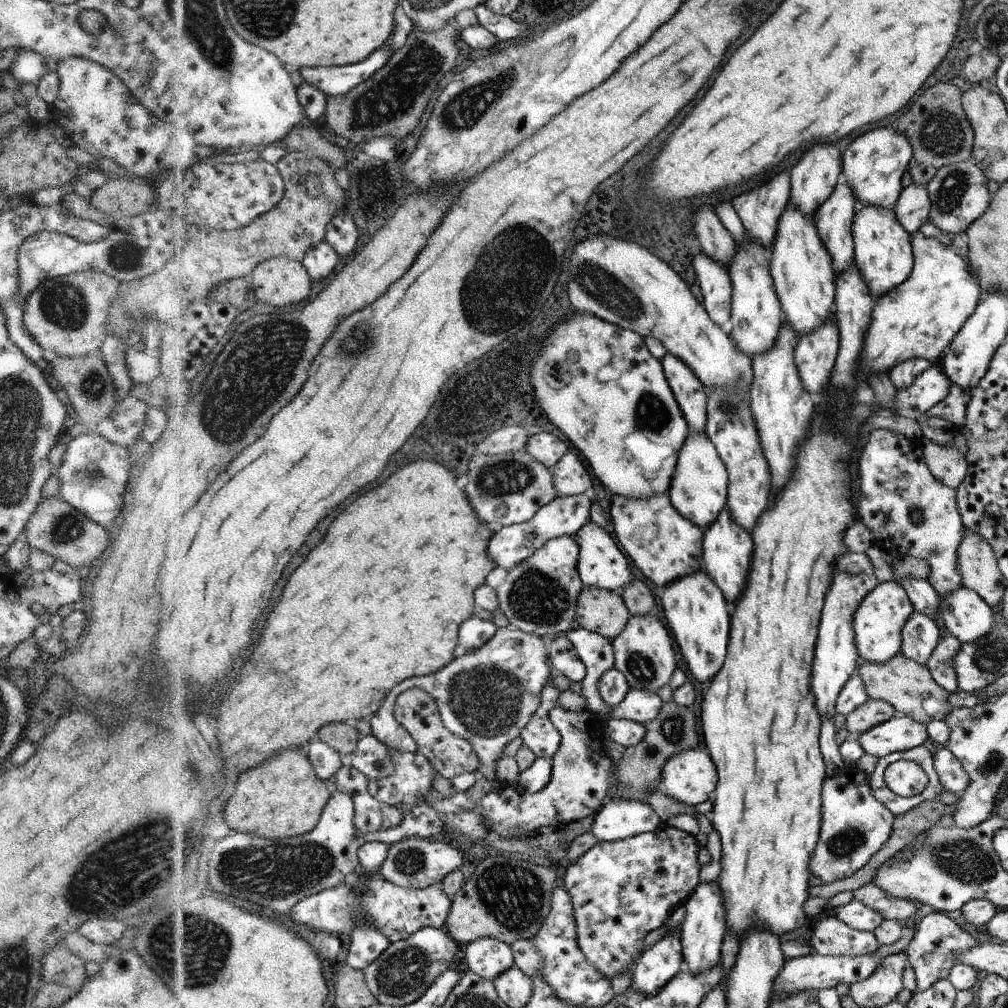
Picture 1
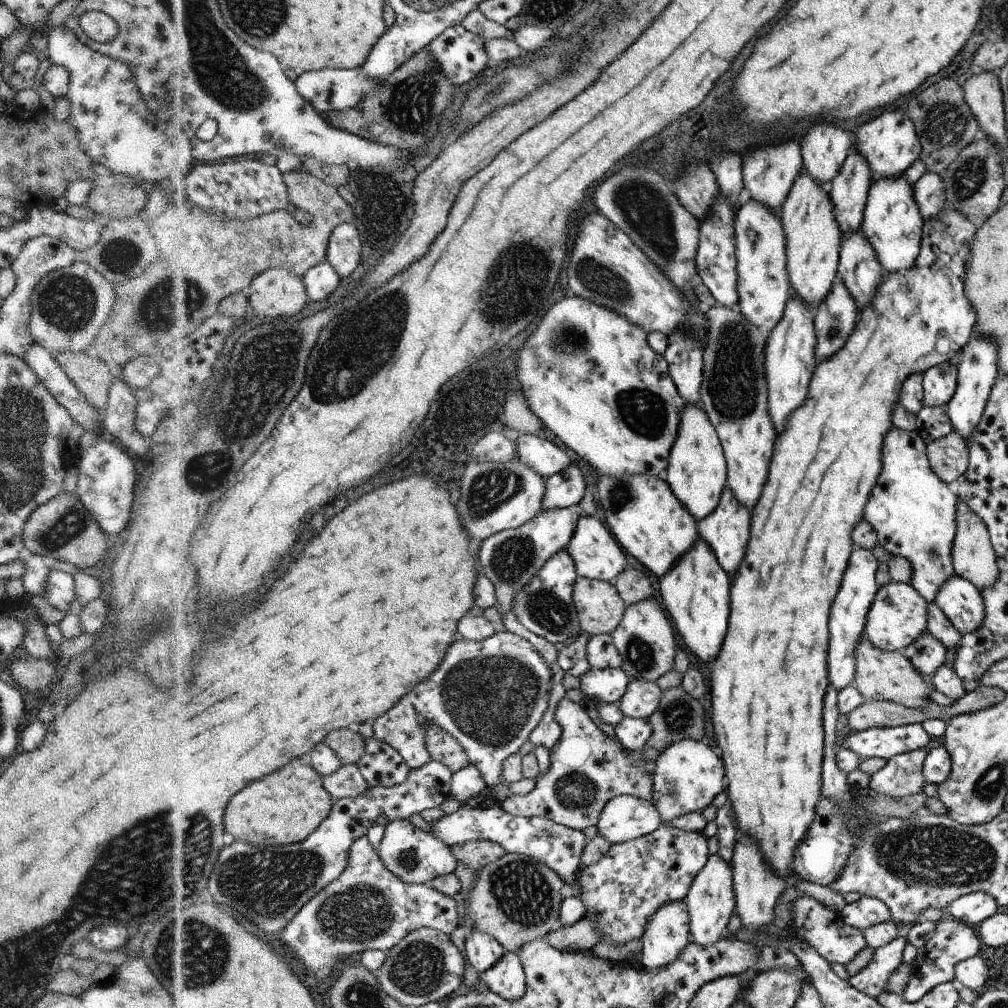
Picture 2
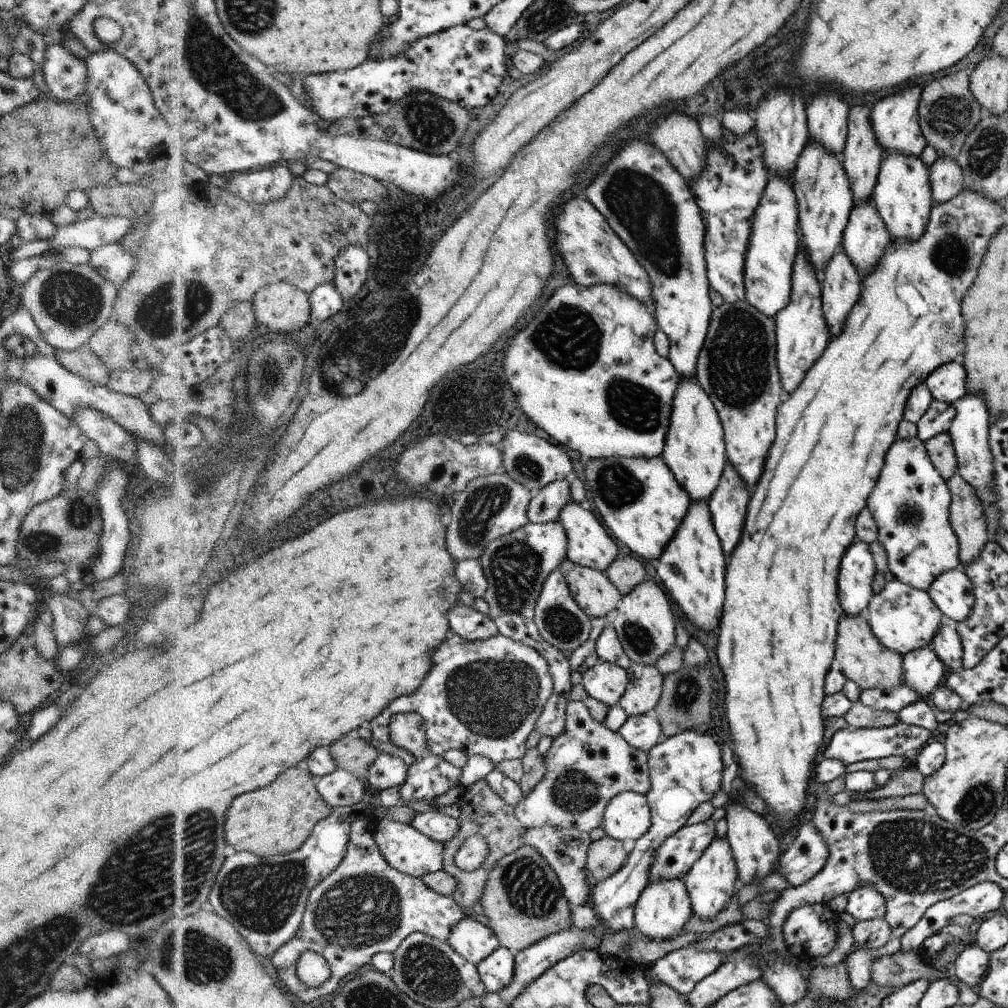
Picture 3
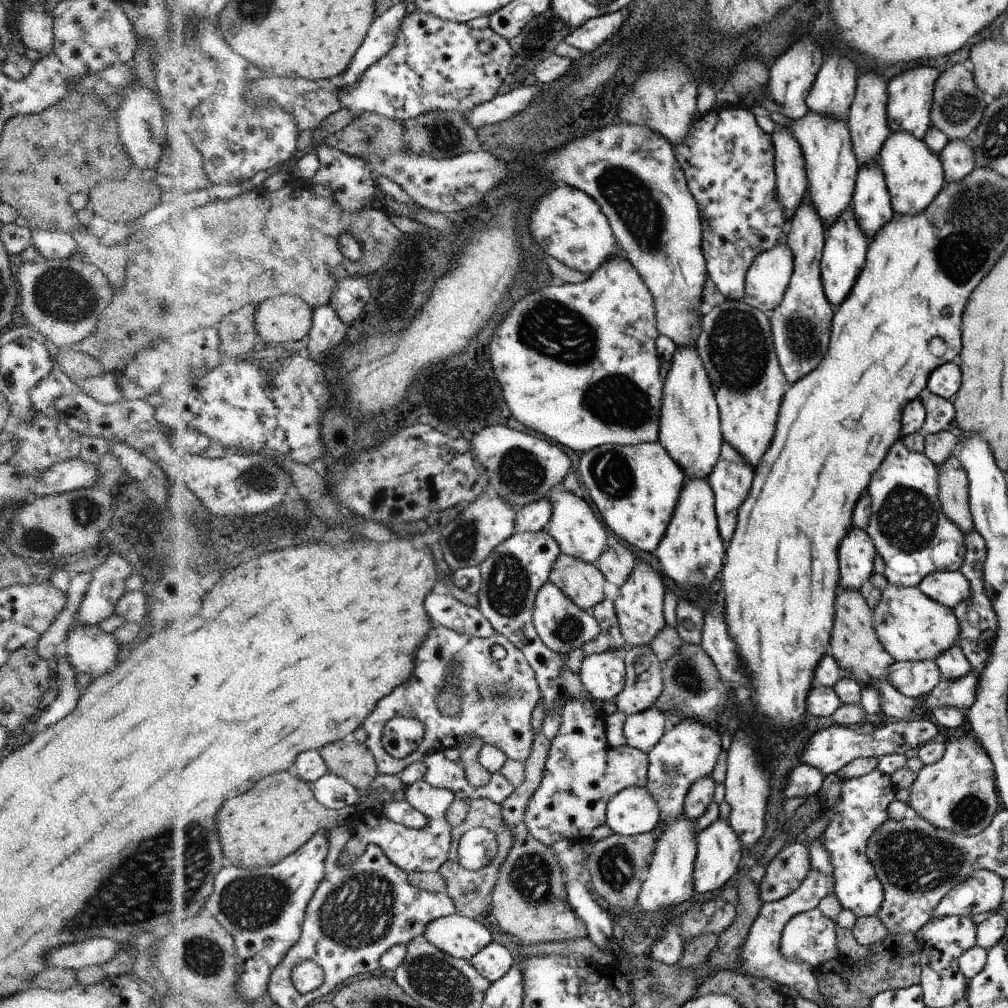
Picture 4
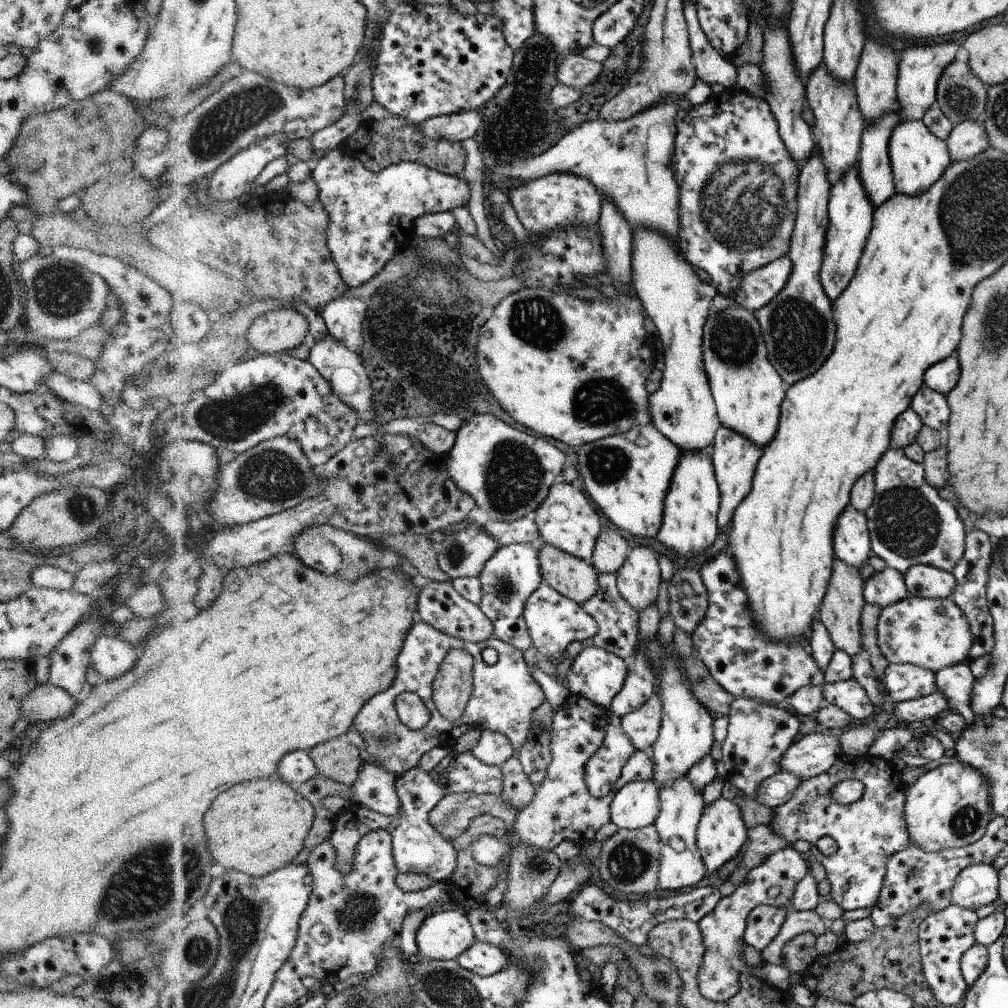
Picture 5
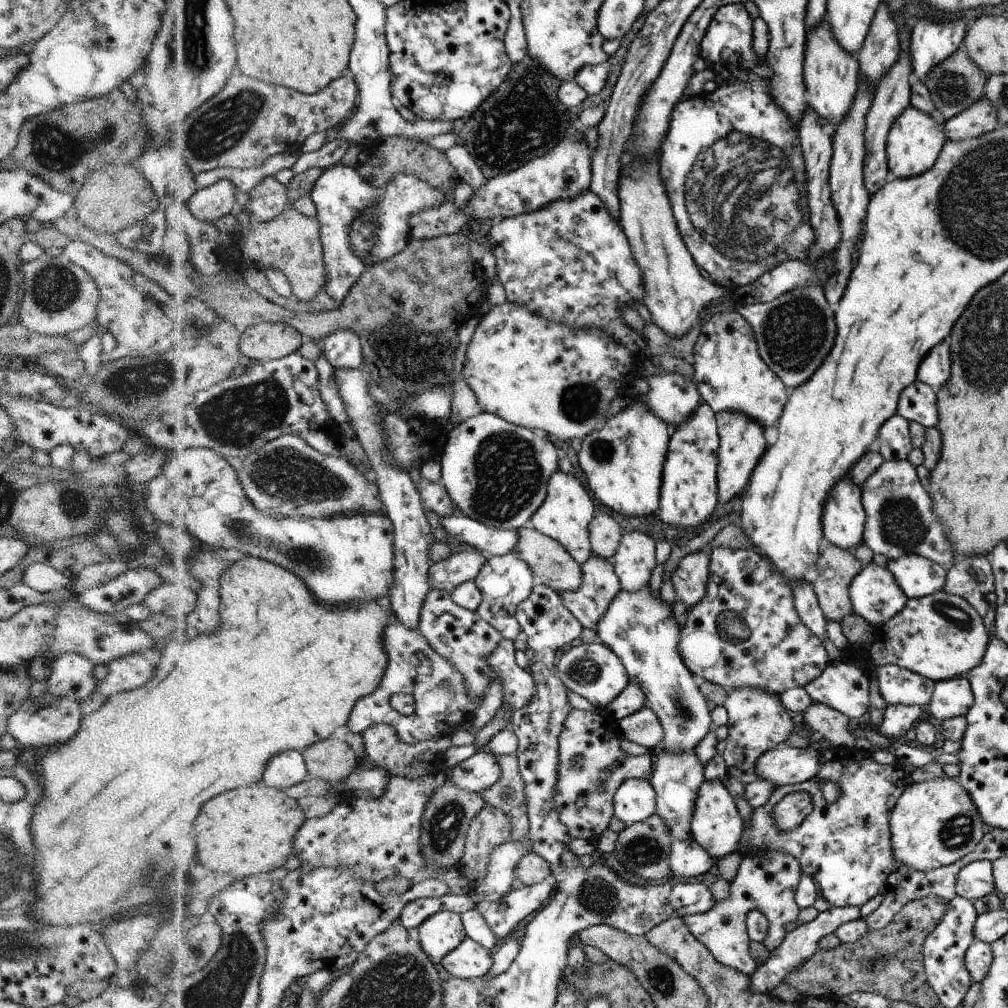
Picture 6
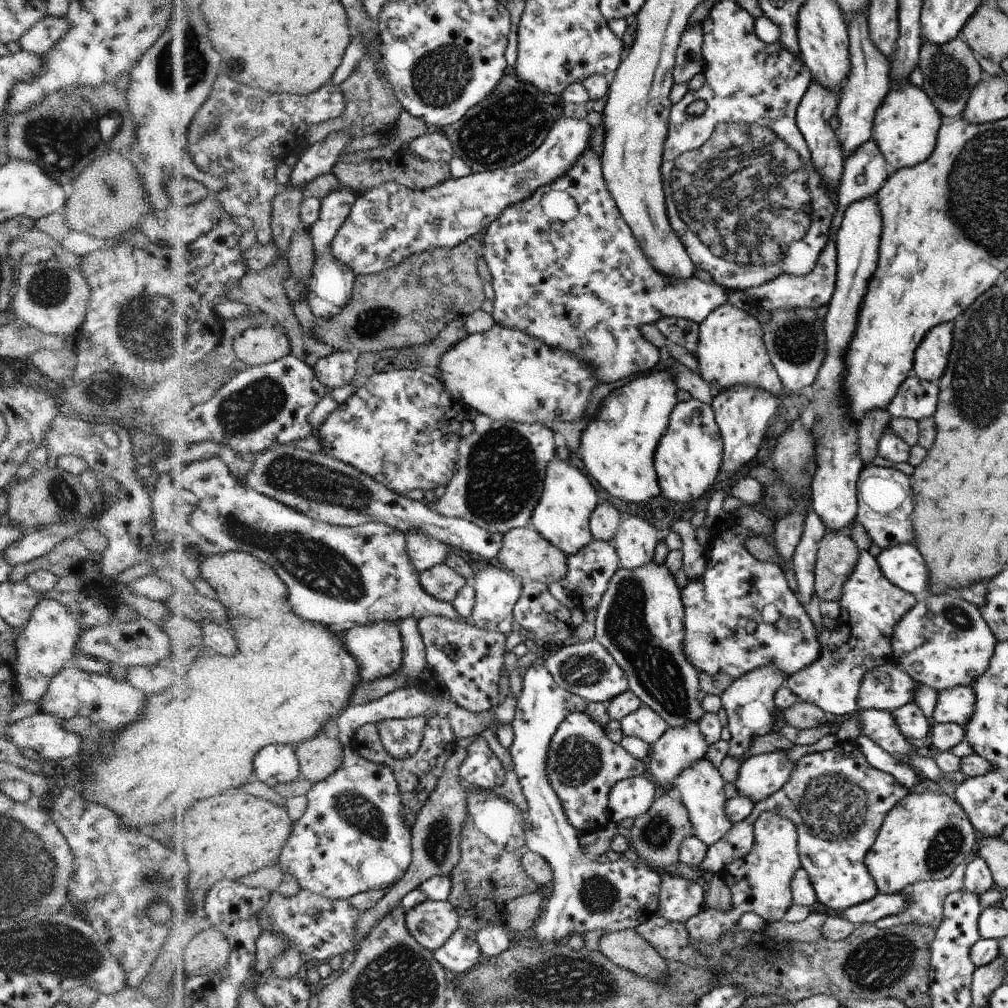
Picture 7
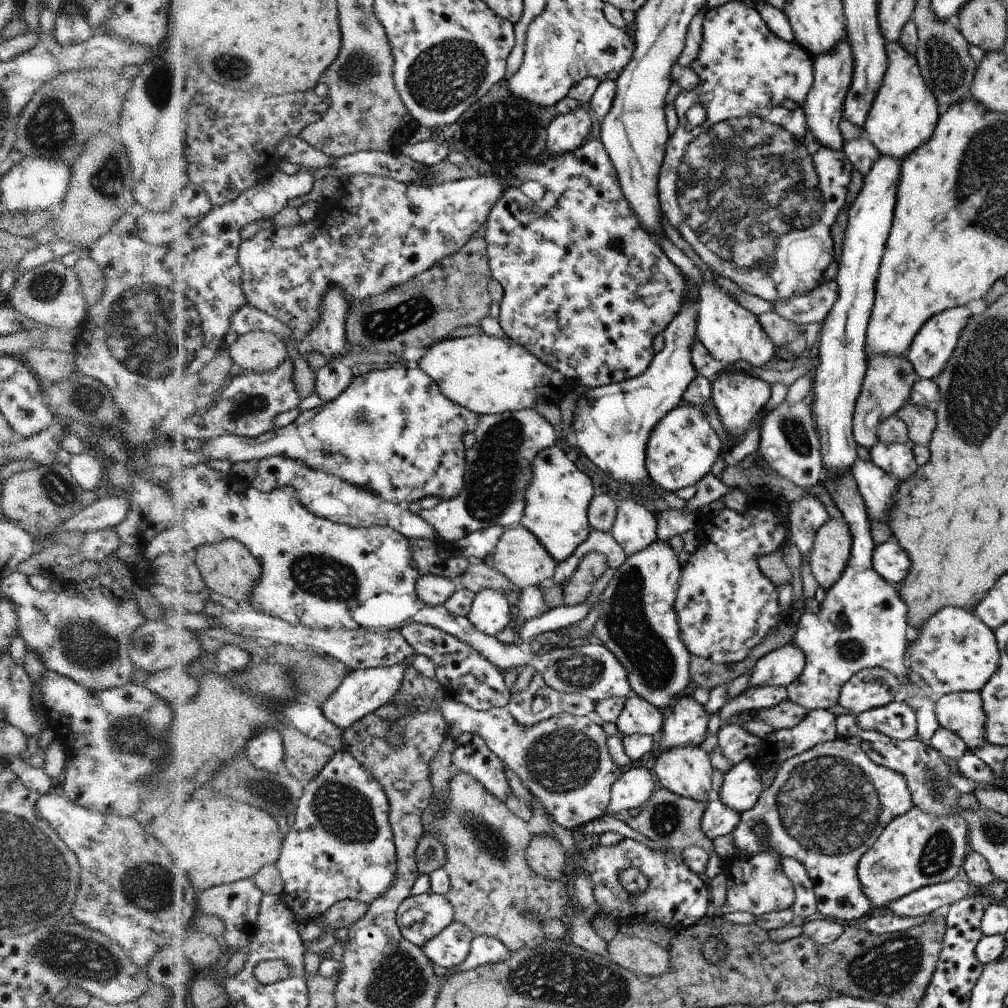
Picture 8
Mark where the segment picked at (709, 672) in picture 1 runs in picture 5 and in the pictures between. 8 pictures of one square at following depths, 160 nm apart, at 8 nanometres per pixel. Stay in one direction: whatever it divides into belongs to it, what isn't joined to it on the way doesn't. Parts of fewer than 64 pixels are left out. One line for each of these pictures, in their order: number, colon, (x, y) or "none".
2: (696, 592)
3: (692, 571)
4: (692, 555)
5: (690, 528)

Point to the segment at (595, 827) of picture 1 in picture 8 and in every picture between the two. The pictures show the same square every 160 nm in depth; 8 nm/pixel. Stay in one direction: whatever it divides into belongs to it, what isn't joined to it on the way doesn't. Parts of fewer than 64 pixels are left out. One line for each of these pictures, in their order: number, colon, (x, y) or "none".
2: (625, 818)
3: (628, 817)
4: (634, 810)
5: (635, 806)
6: (635, 801)
7: (630, 798)
8: (633, 788)

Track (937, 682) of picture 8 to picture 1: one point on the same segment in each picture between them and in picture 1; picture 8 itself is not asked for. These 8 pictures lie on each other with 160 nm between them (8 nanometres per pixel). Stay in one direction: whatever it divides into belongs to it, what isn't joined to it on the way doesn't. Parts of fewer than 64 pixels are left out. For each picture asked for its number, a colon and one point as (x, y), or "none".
1: (879, 623)
2: (899, 616)
3: (904, 618)
4: (912, 626)
5: (933, 633)
6: (941, 636)
7: (943, 642)

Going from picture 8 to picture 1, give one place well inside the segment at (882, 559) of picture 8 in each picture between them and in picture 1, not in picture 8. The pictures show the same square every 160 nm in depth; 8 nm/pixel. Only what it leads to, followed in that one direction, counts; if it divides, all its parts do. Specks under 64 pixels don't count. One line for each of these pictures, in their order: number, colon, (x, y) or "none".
1: (966, 615)
2: (962, 602)
3: (953, 592)
4: (950, 588)
5: (925, 581)
6: (917, 576)
7: (902, 565)

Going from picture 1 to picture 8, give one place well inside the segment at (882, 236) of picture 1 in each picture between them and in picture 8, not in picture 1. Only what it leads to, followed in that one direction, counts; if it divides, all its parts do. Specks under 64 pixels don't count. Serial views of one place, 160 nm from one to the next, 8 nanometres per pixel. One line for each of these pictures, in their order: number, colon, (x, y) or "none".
2: (894, 226)
3: (903, 196)
4: (914, 174)
5: (919, 158)
6: (915, 139)
7: (906, 126)
8: (904, 116)

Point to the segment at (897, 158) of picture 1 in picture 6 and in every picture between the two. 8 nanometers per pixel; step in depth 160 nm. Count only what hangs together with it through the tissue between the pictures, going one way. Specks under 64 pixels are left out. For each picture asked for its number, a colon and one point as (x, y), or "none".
2: (890, 142)
3: (896, 119)
4: (911, 99)
5: (921, 67)
6: (931, 42)

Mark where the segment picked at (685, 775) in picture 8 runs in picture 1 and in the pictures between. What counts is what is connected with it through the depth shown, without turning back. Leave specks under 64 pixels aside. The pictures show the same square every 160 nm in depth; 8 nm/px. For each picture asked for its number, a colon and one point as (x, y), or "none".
1: (702, 931)
2: (710, 899)
3: (711, 882)
4: (719, 848)
5: (721, 833)
6: (716, 824)
7: (701, 787)

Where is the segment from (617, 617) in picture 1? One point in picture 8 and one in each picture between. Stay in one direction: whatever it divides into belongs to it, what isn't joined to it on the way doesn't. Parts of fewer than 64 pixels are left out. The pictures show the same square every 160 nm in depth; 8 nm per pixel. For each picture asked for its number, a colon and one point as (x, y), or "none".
2: (601, 609)
3: (594, 591)
4: (581, 581)
5: (576, 579)
6: (552, 565)
7: (528, 554)
8: (519, 555)

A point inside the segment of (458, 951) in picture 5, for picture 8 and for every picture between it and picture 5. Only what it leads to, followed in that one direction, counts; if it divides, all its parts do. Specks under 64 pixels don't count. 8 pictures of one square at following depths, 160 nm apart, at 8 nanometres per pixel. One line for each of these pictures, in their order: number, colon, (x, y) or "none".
6: (441, 932)
7: (433, 922)
8: (421, 917)

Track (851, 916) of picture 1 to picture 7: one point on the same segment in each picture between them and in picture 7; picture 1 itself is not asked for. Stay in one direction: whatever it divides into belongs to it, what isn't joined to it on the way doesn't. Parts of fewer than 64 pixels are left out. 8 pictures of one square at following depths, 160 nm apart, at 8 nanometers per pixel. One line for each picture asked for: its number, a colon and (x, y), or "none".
2: (867, 911)
3: (866, 902)
4: (861, 809)
5: (868, 831)
6: (845, 846)
7: (837, 801)

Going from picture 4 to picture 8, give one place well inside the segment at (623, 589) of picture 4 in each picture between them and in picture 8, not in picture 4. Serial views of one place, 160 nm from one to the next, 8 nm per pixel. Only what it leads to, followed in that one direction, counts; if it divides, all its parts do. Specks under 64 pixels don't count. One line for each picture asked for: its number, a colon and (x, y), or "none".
5: (638, 579)
6: (633, 562)
7: (635, 539)
8: (634, 528)

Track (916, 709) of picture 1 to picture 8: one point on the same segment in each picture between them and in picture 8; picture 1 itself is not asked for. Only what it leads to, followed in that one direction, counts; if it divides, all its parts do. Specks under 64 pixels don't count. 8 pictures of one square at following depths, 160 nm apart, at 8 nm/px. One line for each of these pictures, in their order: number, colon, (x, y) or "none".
2: (881, 675)
3: (862, 657)
4: (854, 644)
5: (840, 612)
6: (837, 567)
7: (837, 555)
8: (829, 556)

